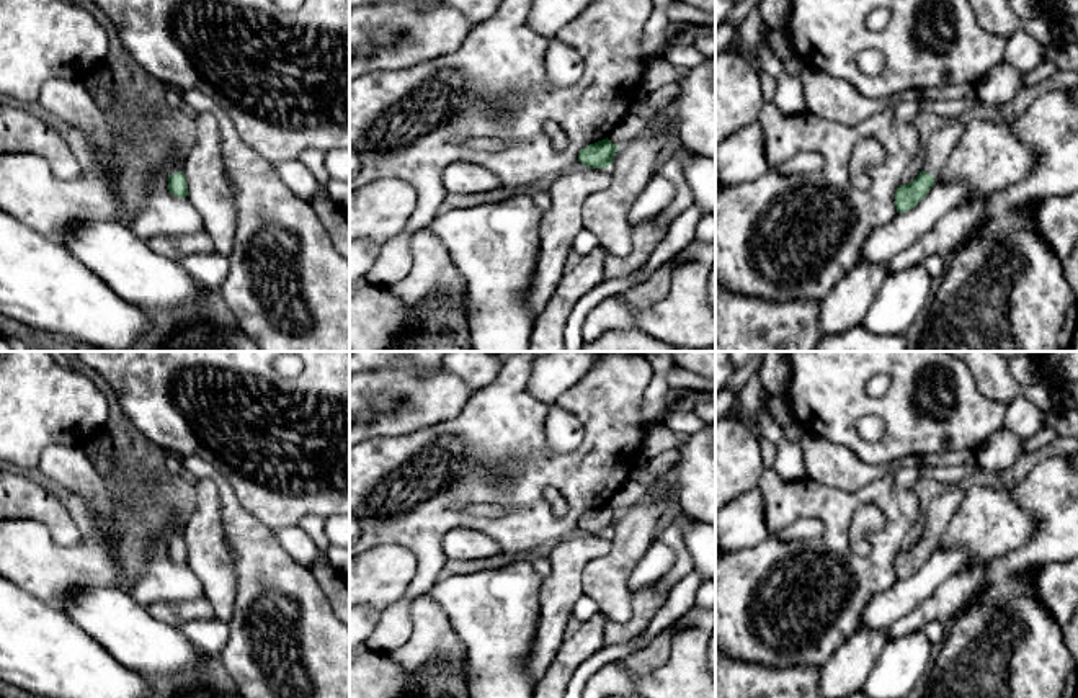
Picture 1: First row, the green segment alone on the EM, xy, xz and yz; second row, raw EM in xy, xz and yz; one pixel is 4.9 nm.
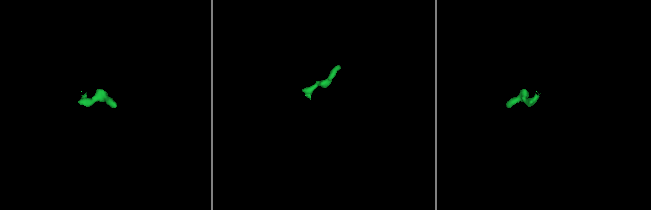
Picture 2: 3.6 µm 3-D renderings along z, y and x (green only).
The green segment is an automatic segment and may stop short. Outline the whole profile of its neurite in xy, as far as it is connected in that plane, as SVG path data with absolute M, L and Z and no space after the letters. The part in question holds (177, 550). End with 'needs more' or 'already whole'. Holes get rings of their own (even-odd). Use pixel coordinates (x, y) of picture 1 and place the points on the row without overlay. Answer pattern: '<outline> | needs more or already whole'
M172 512L168 517L168 528L172 531L172 538L168 541L168 556L176 564L188 562L188 549L183 539L185 528L180 525L178 513Z | needs more

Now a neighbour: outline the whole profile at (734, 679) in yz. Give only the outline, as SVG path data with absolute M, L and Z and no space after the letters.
M715 652L715 698L820 698L820 669L769 669Z

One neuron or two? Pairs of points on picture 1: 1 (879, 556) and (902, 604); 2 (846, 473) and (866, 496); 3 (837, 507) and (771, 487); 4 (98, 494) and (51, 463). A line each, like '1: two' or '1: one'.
1: two
2: two
3: one
4: one

